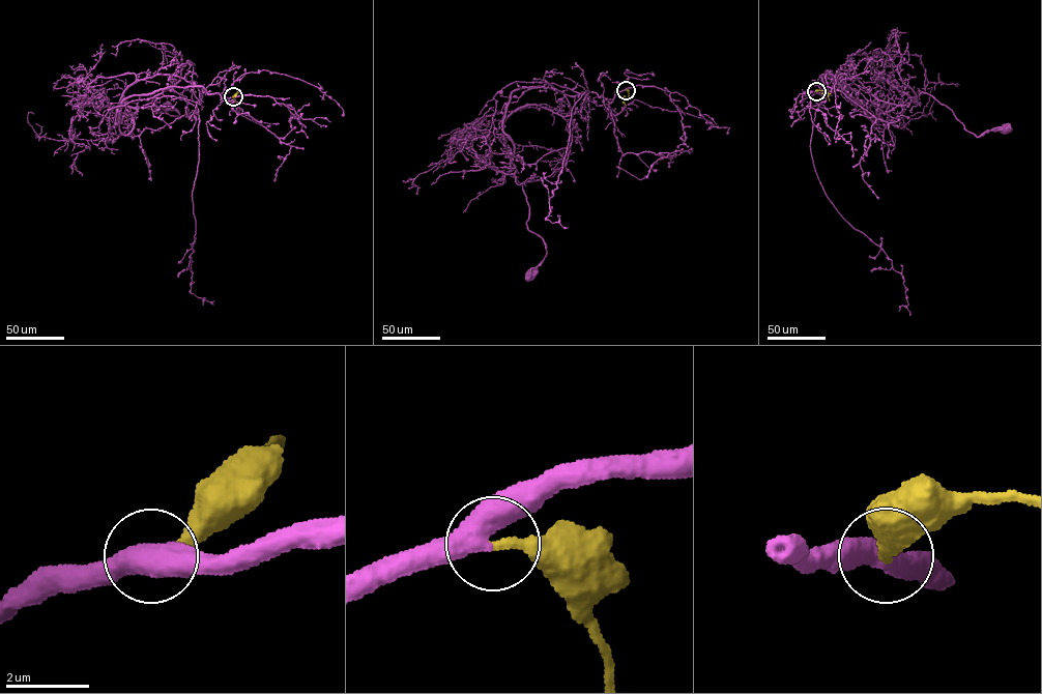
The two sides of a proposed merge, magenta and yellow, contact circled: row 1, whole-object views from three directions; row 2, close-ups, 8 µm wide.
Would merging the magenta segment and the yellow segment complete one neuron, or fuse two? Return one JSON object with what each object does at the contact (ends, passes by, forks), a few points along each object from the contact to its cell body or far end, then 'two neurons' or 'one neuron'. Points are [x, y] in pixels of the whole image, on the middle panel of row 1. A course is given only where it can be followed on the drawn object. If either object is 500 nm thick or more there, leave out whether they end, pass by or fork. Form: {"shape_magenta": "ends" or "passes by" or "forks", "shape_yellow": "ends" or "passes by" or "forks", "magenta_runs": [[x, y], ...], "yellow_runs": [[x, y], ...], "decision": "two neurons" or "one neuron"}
{"shape_magenta": "passes by", "shape_yellow": "ends", "magenta_runs": [[626, 89], [610, 103], [544, 87], [512, 93], [502, 127], [527, 228], [546, 251], [530, 273]], "yellow_runs": [[626, 89], [629, 96], [626, 105]], "decision": "one neuron"}

